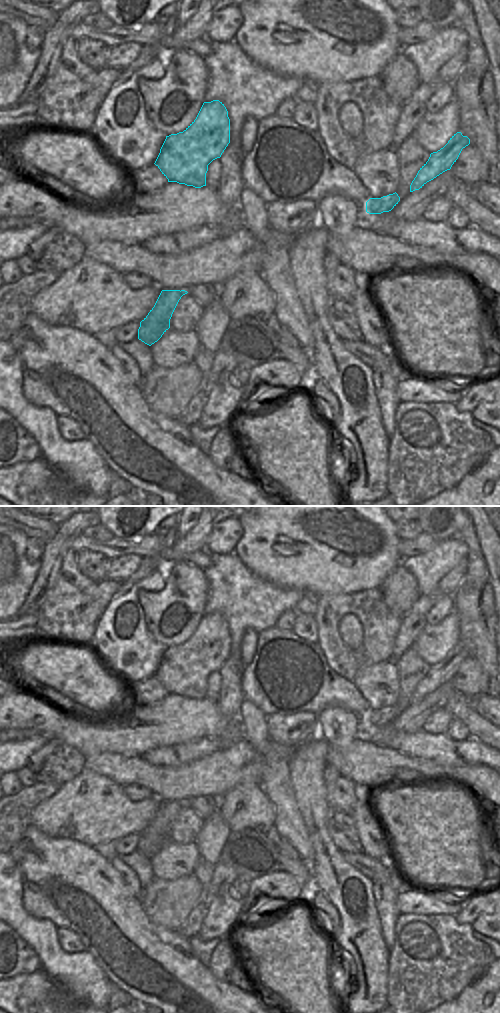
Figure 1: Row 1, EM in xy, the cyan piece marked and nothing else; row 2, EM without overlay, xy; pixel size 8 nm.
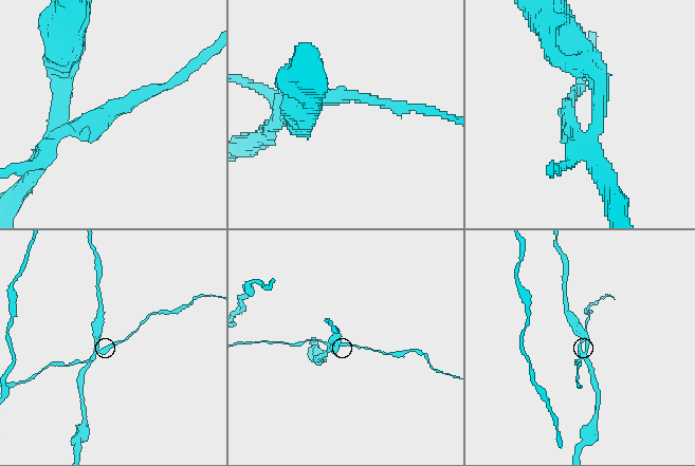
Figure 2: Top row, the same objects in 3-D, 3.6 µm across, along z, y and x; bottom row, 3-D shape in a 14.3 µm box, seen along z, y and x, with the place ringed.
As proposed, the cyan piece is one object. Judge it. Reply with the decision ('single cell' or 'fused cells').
fused cells

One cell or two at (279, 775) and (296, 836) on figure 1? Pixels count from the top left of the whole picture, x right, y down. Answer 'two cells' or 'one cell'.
one cell

